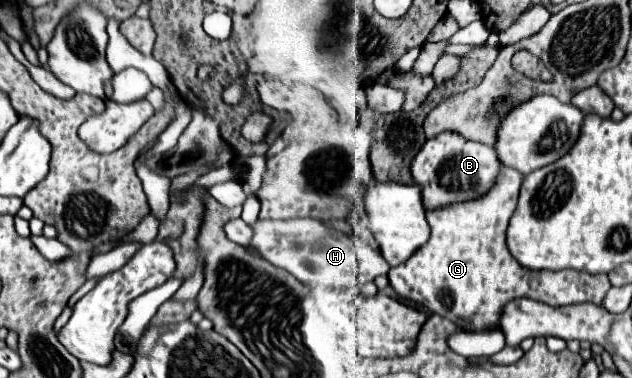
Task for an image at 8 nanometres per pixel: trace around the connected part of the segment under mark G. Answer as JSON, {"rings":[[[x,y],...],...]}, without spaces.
{"rings":[[[503,166],[499,170],[499,176],[495,184],[477,200],[467,200],[459,204],[441,206],[437,210],[429,210],[427,222],[431,228],[431,238],[423,248],[419,248],[409,260],[389,270],[391,274],[391,286],[401,298],[409,298],[417,304],[427,306],[431,312],[441,314],[457,324],[461,324],[463,330],[487,330],[489,326],[499,326],[499,316],[505,306],[505,302],[515,298],[531,298],[549,306],[567,306],[567,304],[581,304],[581,302],[593,302],[601,304],[605,292],[611,288],[609,278],[605,274],[589,274],[579,270],[527,270],[523,268],[507,250],[505,246],[505,230],[509,226],[509,218],[515,212],[519,188],[523,182],[523,174]]]}

